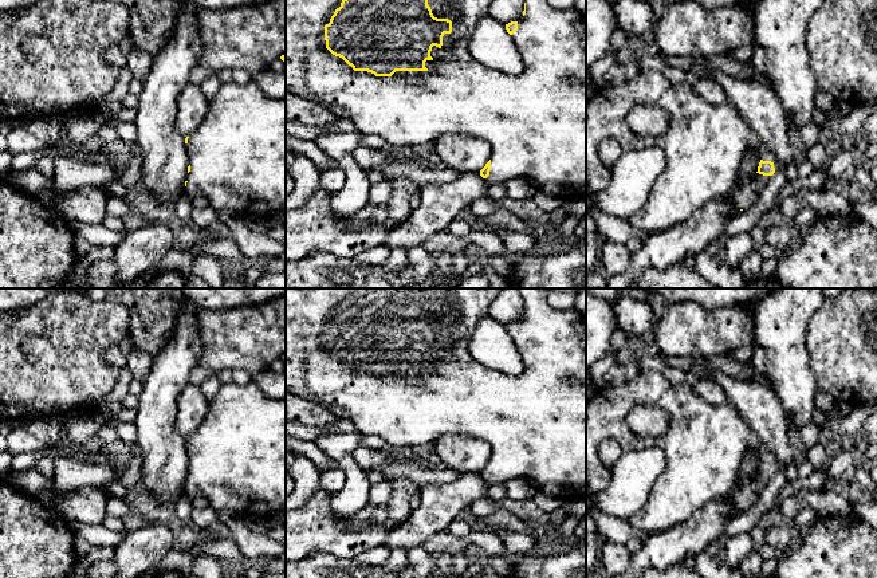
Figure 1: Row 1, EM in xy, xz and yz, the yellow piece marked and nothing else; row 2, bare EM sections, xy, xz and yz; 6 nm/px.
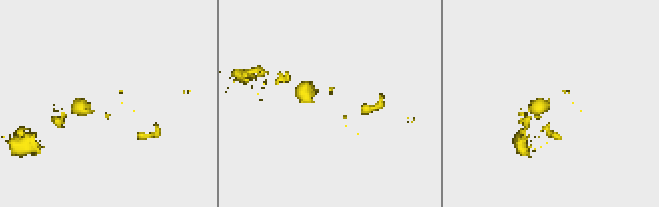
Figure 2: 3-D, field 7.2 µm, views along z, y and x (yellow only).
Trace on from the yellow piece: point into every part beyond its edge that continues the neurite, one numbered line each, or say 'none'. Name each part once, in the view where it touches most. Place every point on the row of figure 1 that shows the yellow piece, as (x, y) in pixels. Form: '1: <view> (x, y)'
1: xz (535, 121)

